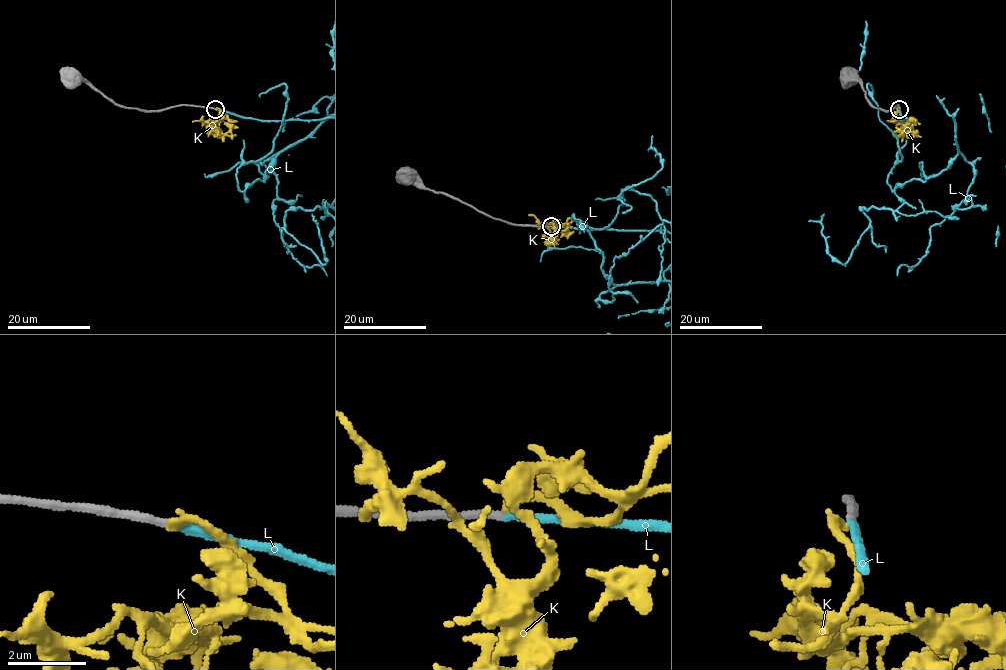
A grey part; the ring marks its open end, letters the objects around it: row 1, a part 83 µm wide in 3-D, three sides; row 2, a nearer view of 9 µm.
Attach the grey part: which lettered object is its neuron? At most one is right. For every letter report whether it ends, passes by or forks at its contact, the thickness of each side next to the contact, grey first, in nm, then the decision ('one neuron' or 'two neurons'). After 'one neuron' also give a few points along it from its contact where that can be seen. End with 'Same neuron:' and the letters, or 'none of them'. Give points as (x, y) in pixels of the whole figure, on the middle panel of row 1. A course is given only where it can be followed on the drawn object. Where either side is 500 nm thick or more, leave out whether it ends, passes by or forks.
K: it ends there; 200 nm thick on the grey side, 200 nm on the other; two neurons
L: it ends there; 200 nm thick on the grey side, 200 nm on the other; one neuron
Same neuron: L

